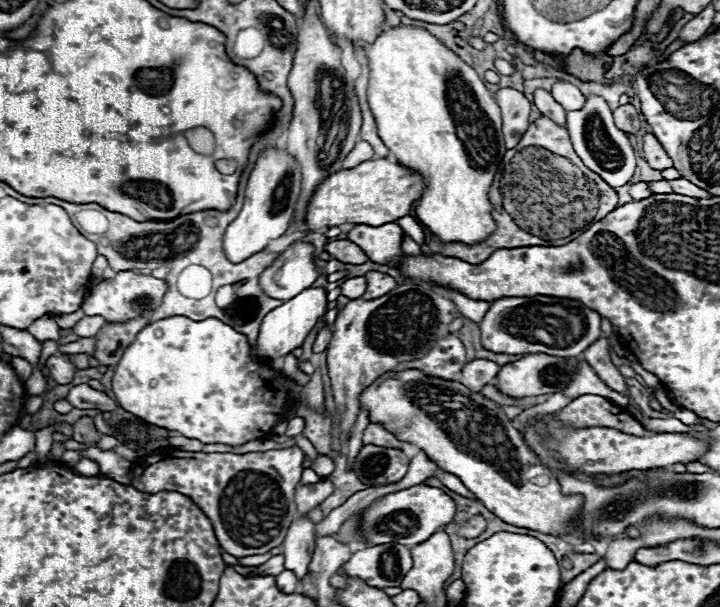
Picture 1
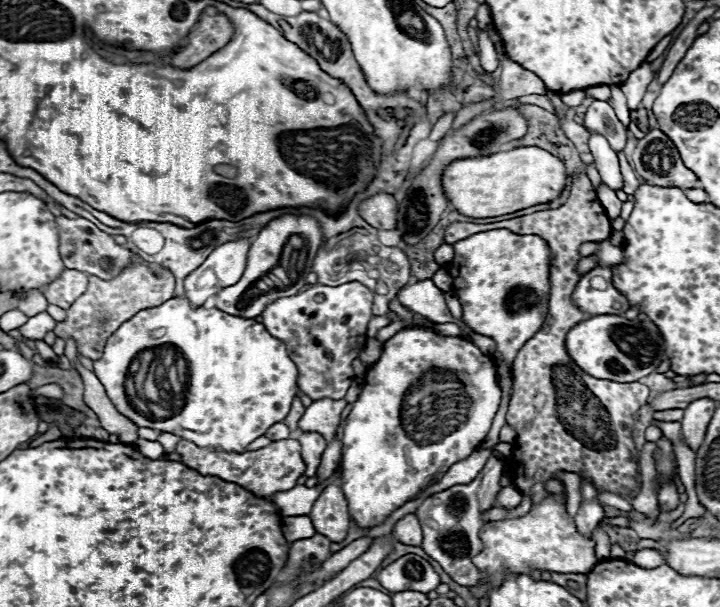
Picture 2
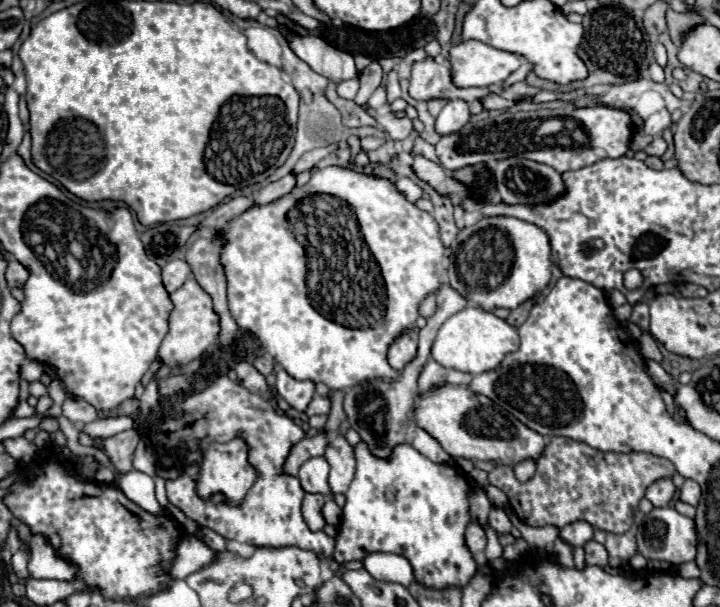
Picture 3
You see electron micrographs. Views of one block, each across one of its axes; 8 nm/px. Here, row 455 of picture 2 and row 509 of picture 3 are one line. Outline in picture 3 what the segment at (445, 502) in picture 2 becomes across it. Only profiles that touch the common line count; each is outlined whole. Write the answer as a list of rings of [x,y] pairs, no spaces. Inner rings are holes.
[[[492,508],[490,510],[490,516],[488,516],[488,522],[490,522],[490,526],[498,532],[498,534],[510,534],[510,530],[512,530],[512,522],[510,522],[510,518],[506,516],[506,512],[502,510],[502,508]]]

